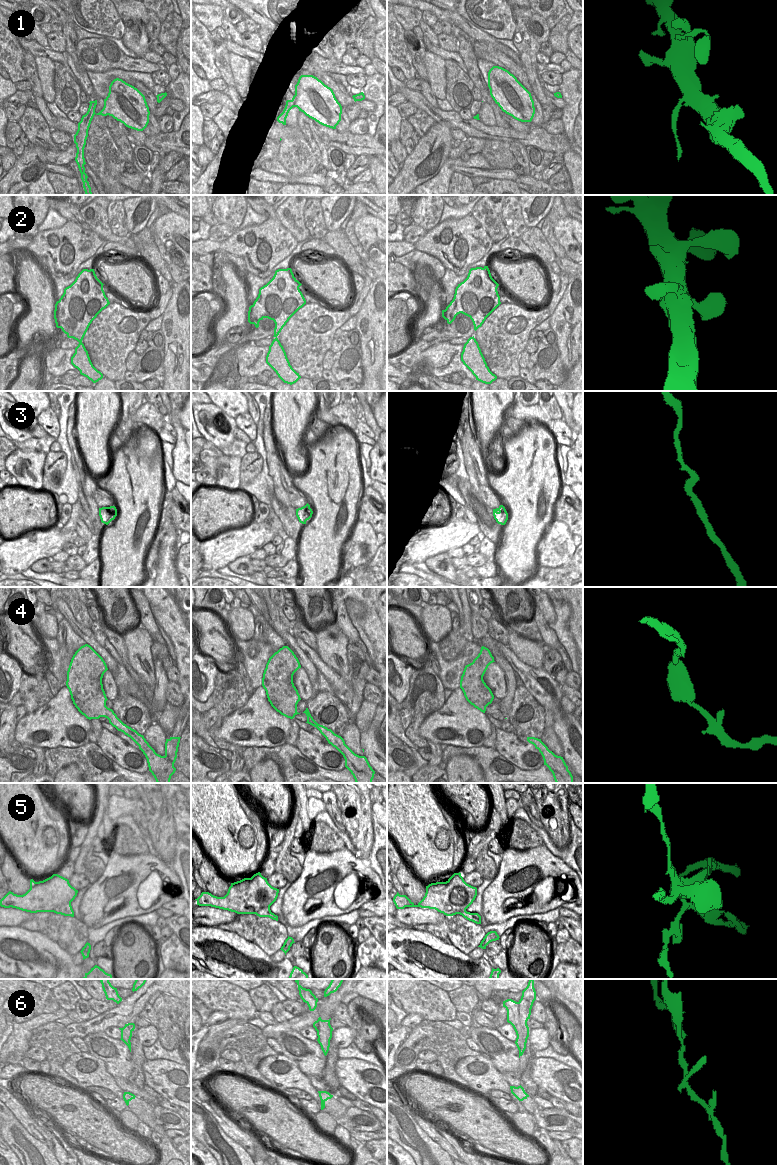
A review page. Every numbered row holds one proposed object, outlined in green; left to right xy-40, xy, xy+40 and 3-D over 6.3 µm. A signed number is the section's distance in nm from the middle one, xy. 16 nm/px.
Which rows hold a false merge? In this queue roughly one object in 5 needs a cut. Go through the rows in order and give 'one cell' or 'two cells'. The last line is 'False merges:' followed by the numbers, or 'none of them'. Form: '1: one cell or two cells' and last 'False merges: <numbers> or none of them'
1: one cell
2: one cell
3: one cell
4: one cell
5: two cells
6: two cells
False merges: 5, 6

